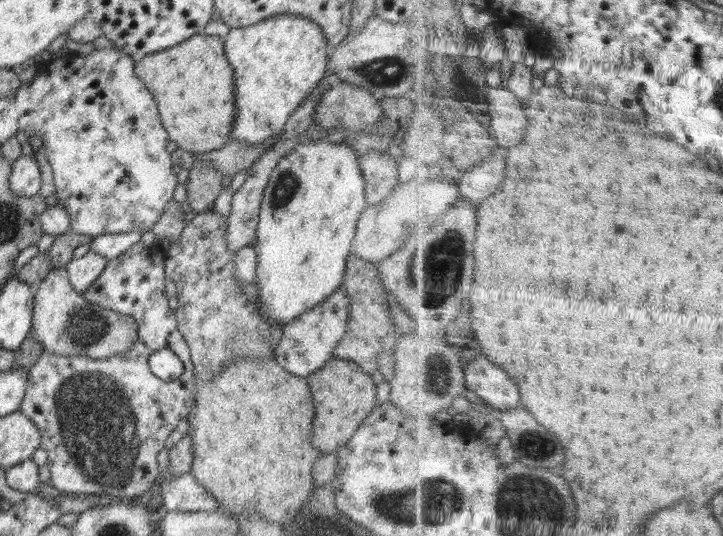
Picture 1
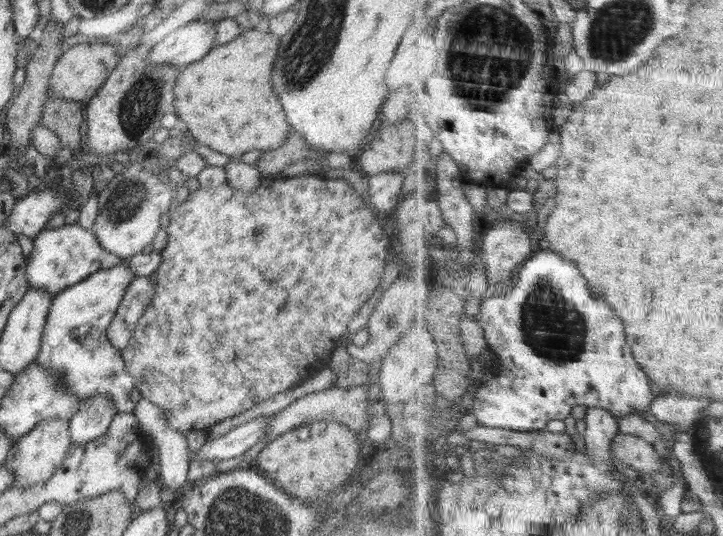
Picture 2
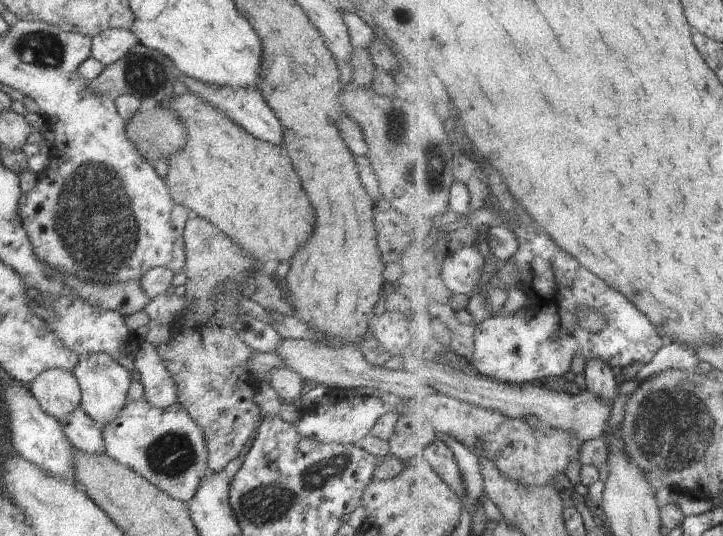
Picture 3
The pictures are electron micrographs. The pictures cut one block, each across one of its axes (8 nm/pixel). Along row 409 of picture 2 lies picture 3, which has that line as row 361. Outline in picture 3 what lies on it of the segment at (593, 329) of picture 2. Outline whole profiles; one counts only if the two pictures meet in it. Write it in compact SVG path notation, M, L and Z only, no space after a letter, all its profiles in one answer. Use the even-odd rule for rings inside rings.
M504 208L496 210L510 229L514 229L519 239L519 252L514 256L520 279L518 282L528 297L527 305L514 314L494 315L480 323L475 330L475 356L473 364L481 375L500 381L526 384L531 381L550 378L550 376L562 376L572 370L572 364L578 356L582 355L590 362L601 359L611 368L620 371L633 364L648 365L656 354L662 350L668 340L659 334L656 326L650 322L650 318L636 308L622 292L616 292L610 288L602 278L586 270L572 254L558 248L558 244L544 234L540 228L521 223L518 215L504 211ZM594 310L601 313L607 319L607 326L601 332L594 333L581 324L584 312Z

